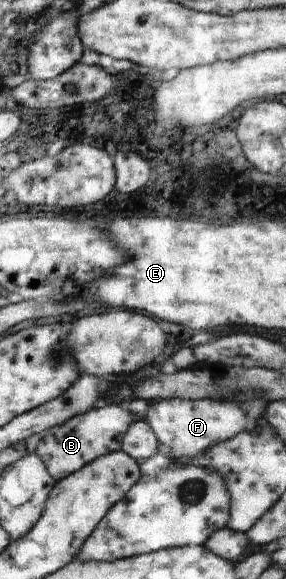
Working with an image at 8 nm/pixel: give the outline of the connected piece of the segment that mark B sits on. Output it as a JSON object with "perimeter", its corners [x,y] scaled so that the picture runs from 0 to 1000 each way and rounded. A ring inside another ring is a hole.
{"perimeter":[[[409,691],[402,698],[346,698],[304,715],[266,718],[224,734],[178,739],[154,753],[122,781],[154,791],[182,820],[203,829],[227,829],[255,817],[294,810],[339,789],[423,779],[430,775],[434,750],[486,720],[444,708],[437,694]]]}

